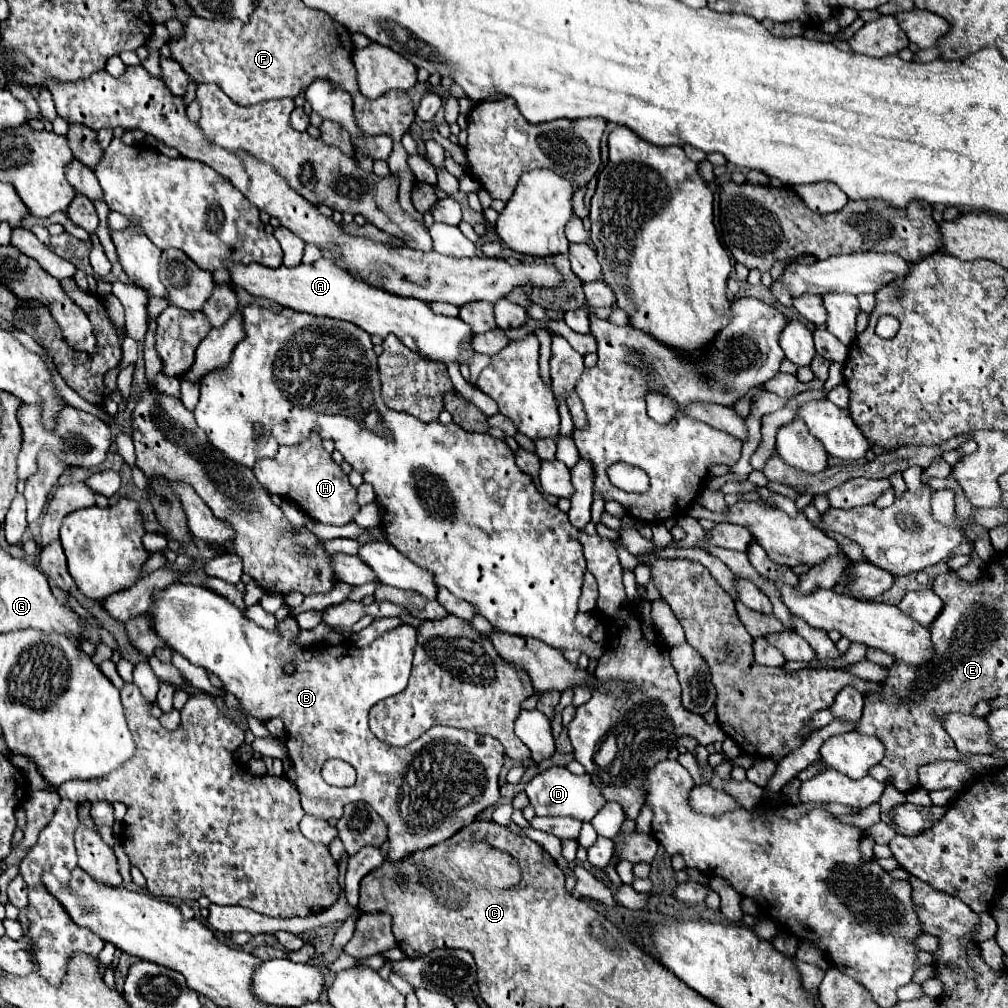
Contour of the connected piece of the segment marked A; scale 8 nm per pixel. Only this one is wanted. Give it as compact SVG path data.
M320 257L312 265L304 265L304 263L300 263L298 267L280 265L278 269L256 263L240 265L232 261L226 261L224 265L230 271L230 285L234 289L242 287L252 297L264 297L294 311L350 321L370 335L386 337L388 333L394 333L408 349L418 351L434 361L450 363L458 359L470 363L472 357L470 353L460 355L460 343L466 341L472 333L464 321L460 321L458 317L436 315L424 301L394 297L382 289L366 285L362 279L356 279L348 271L340 269L332 259Z

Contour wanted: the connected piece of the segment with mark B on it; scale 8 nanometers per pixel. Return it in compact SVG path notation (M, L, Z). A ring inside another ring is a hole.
M174 583L156 595L150 607L150 617L156 633L168 643L170 649L182 653L190 663L200 665L220 677L224 689L238 699L244 717L250 715L258 721L278 717L284 721L288 757L296 771L296 785L300 789L306 815L328 821L330 817L340 819L344 805L350 801L364 801L372 805L388 827L388 861L398 863L406 855L424 851L450 839L462 827L470 825L478 813L496 805L500 799L498 773L504 757L502 745L494 737L436 727L406 747L392 747L382 743L368 729L368 709L390 695L398 695L408 683L416 637L416 629L412 625L398 625L366 647L358 647L350 641L342 641L338 645L296 645L300 627L292 615L276 623L278 633L270 633L244 617L244 613L232 601L220 597L218 593L206 587L182 583ZM288 663L294 665L294 673L290 675L284 671ZM332 757L338 757L356 769L358 779L352 787L339 788L322 781L320 769L324 761Z

